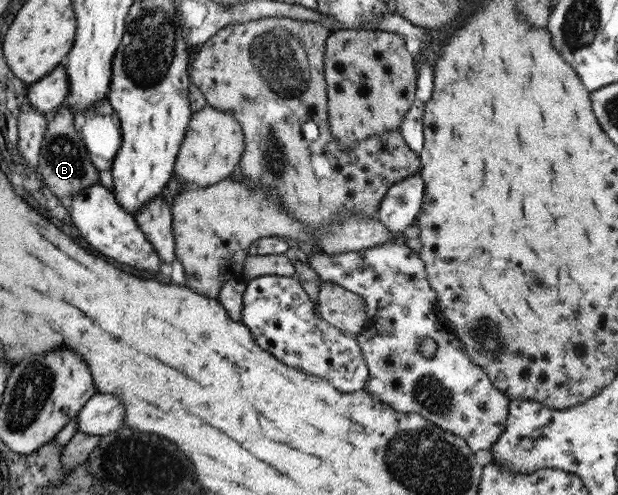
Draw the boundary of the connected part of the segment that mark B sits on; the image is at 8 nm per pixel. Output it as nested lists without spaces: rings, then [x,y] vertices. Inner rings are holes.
[[[60,108],[46,122],[46,131],[39,147],[37,169],[44,185],[59,199],[65,201],[74,192],[92,184],[98,183],[98,174],[90,163],[89,153],[73,126],[72,111]]]

